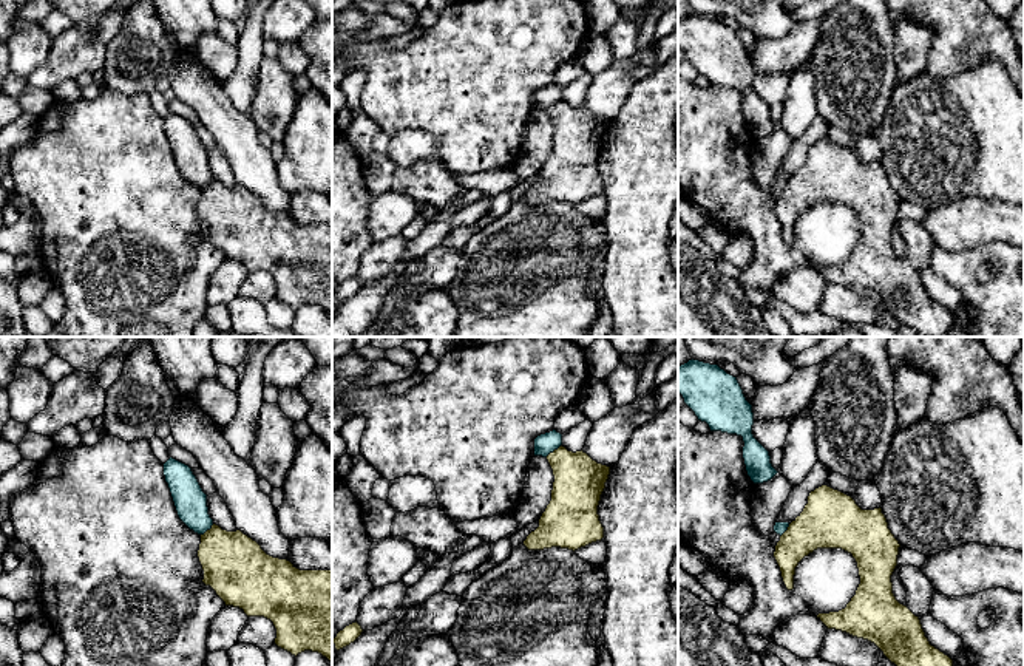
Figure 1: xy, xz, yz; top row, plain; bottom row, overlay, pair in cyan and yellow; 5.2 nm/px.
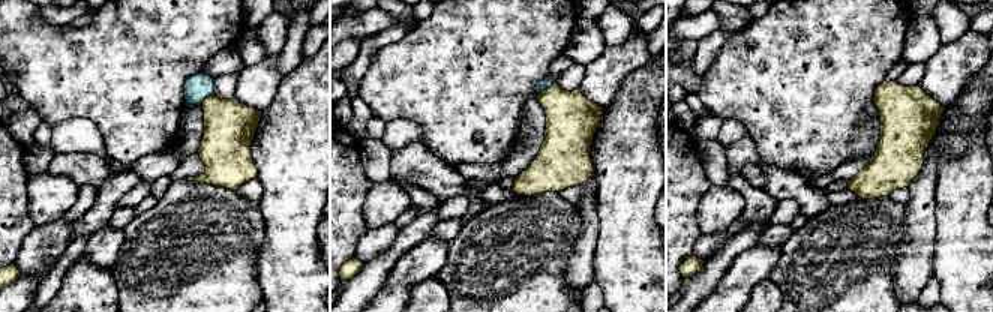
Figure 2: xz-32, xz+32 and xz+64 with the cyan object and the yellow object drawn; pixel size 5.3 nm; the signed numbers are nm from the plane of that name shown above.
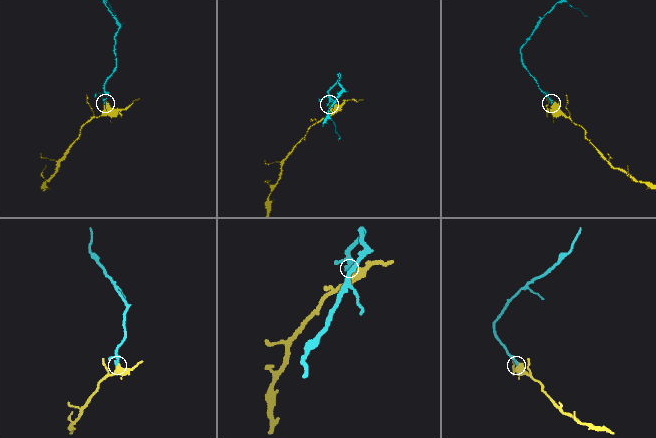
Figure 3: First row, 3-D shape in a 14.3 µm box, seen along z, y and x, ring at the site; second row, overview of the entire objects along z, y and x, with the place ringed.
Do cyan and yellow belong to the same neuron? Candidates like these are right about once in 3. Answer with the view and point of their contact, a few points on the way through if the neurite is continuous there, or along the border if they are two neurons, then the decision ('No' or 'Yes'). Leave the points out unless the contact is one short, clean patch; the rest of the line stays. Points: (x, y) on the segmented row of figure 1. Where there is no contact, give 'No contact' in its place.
Touches cyan at xz (553, 450). Boundary: xz (561, 444), (545, 456). No

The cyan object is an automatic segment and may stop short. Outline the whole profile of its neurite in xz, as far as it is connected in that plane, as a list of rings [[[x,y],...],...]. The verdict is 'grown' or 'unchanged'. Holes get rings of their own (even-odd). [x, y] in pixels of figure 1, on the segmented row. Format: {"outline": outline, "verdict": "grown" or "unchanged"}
{"outline": [[[556,430],[541,434],[534,439],[534,456],[547,457],[562,445],[562,434]]], "verdict": "unchanged"}

